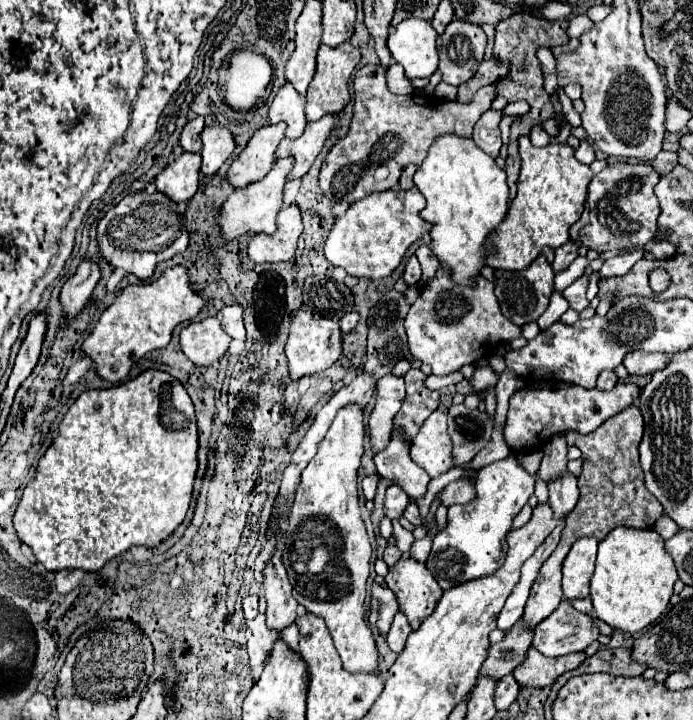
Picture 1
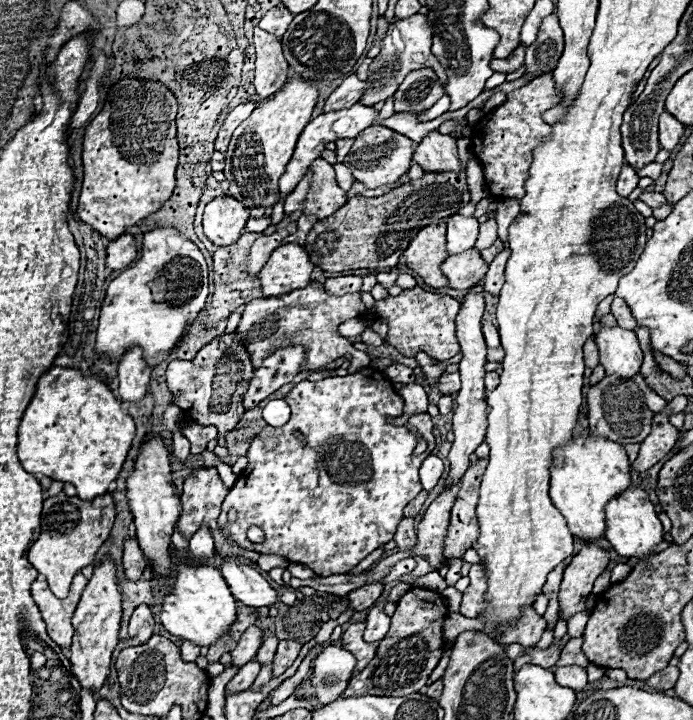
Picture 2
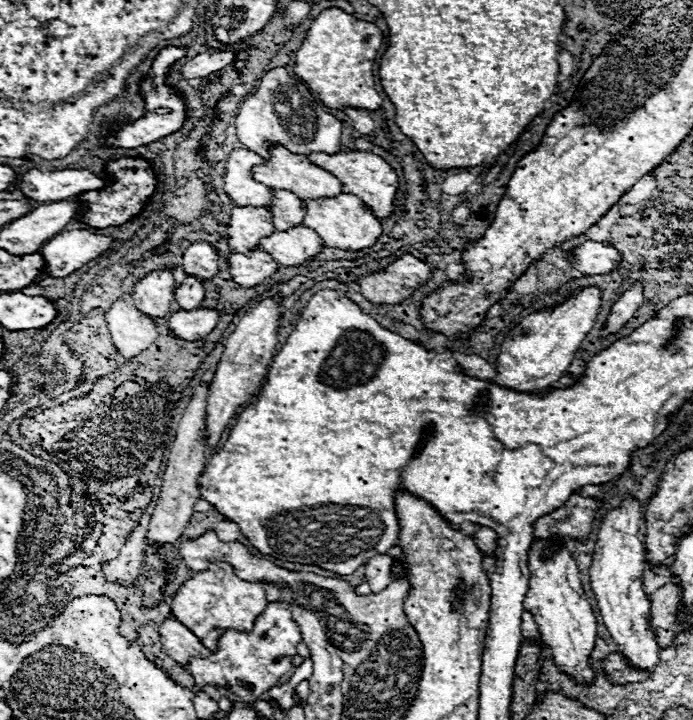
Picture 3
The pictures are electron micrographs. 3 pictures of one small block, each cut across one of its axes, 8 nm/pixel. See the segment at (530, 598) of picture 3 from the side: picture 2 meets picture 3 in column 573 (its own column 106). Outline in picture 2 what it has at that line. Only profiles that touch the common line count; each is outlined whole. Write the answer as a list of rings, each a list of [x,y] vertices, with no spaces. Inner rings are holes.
[[[104,558],[92,572],[92,578],[88,580],[82,598],[78,602],[78,608],[72,618],[74,626],[74,638],[70,646],[70,662],[72,672],[82,684],[82,688],[88,688],[90,692],[96,692],[102,688],[104,680],[110,674],[110,660],[112,652],[118,644],[118,630],[120,630],[120,618],[122,618],[122,594],[118,590],[116,582],[116,564],[112,558]]]

